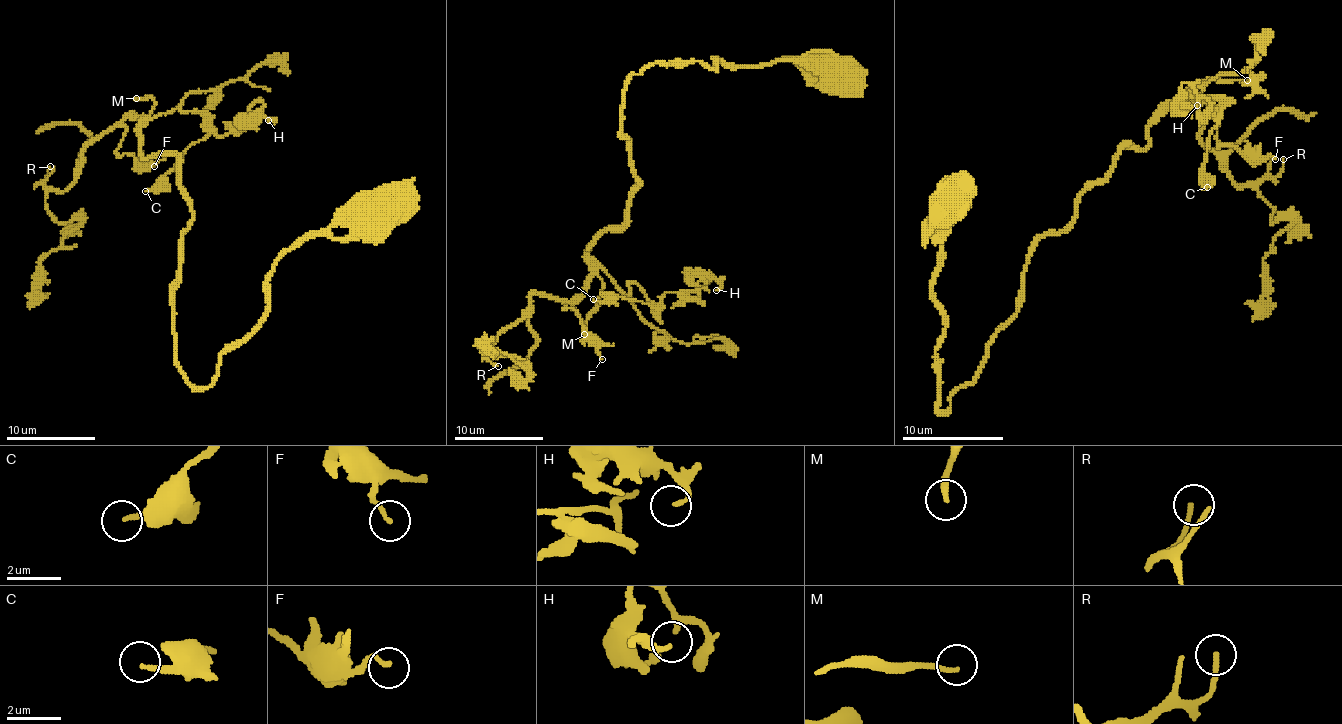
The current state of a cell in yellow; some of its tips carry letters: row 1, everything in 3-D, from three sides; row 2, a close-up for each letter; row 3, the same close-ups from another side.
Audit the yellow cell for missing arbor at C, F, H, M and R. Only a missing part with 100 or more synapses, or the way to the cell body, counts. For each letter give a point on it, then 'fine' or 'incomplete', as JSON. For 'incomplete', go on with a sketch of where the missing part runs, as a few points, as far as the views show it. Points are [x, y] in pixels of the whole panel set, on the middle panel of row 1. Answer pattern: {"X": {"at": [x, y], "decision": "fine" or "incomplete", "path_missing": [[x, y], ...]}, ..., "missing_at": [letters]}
{"C": {"at": [593, 299], "decision": "fine"}, "F": {"at": [602, 359], "decision": "fine"}, "H": {"at": [716, 290], "decision": "fine"}, "M": {"at": [584, 334], "decision": "incomplete"}, "R": {"at": [498, 366], "decision": "fine"}, "missing_at": ["M"]}

